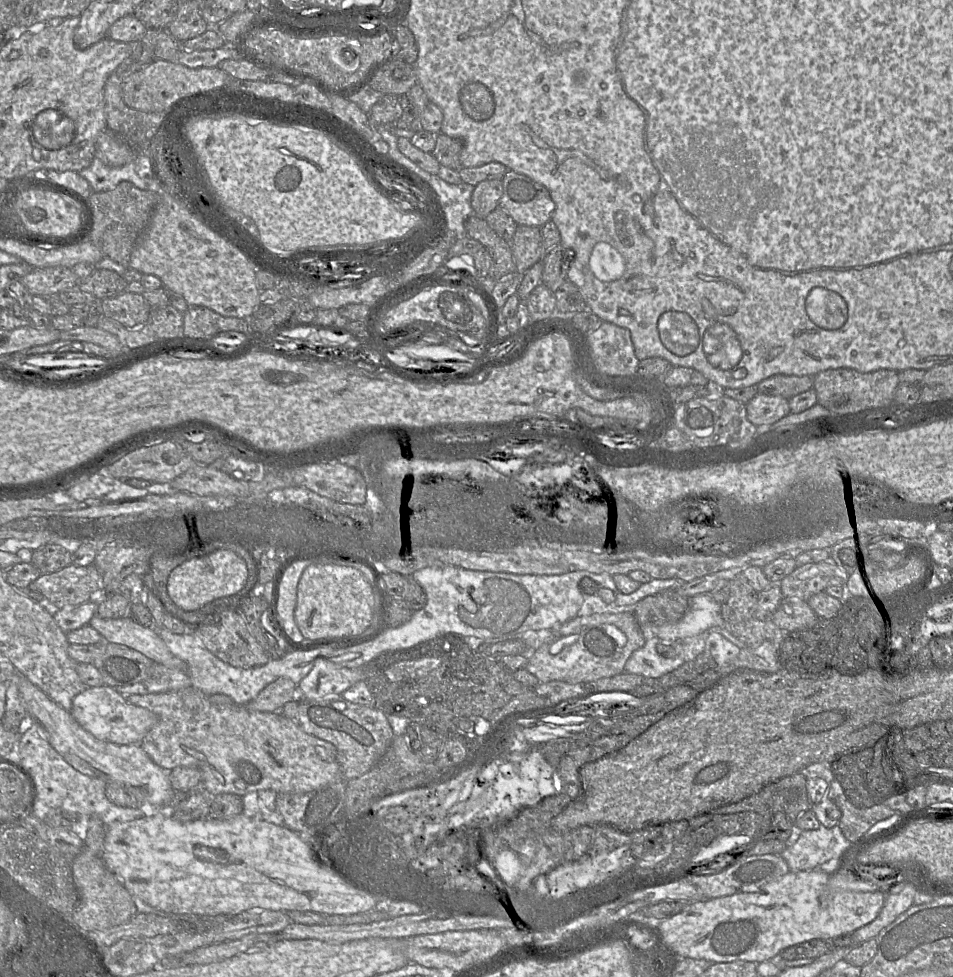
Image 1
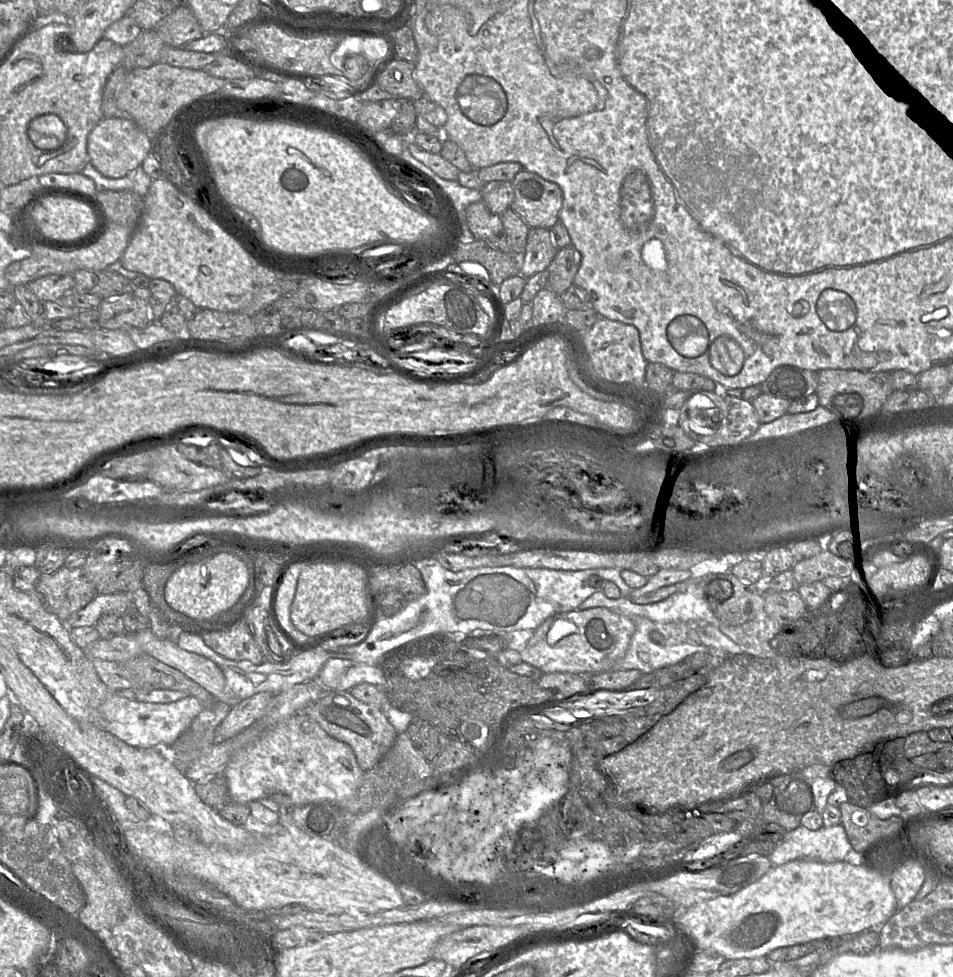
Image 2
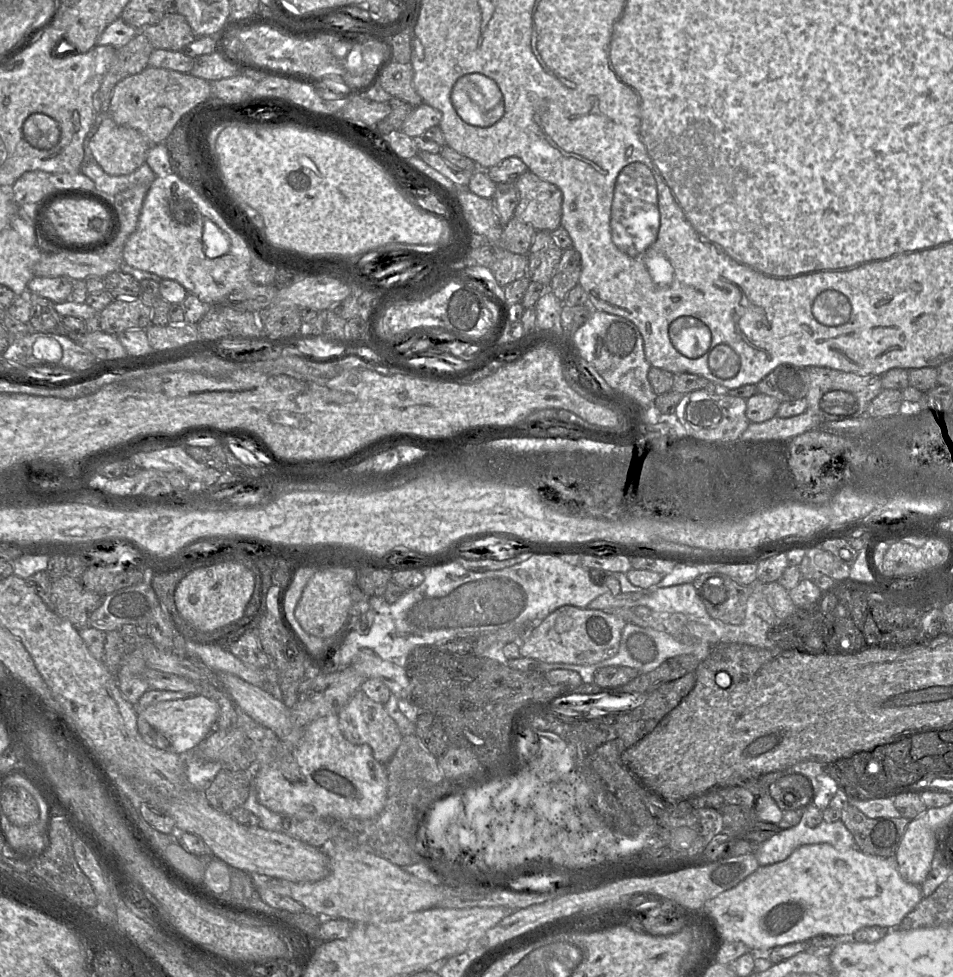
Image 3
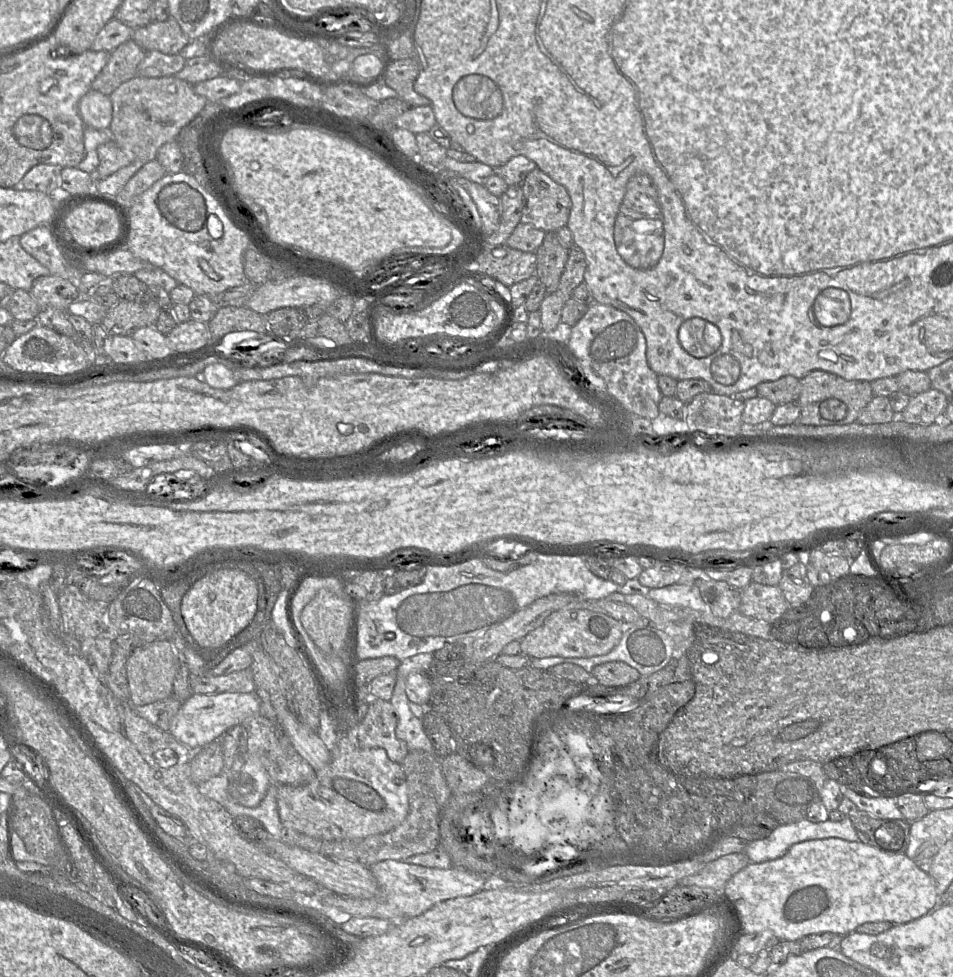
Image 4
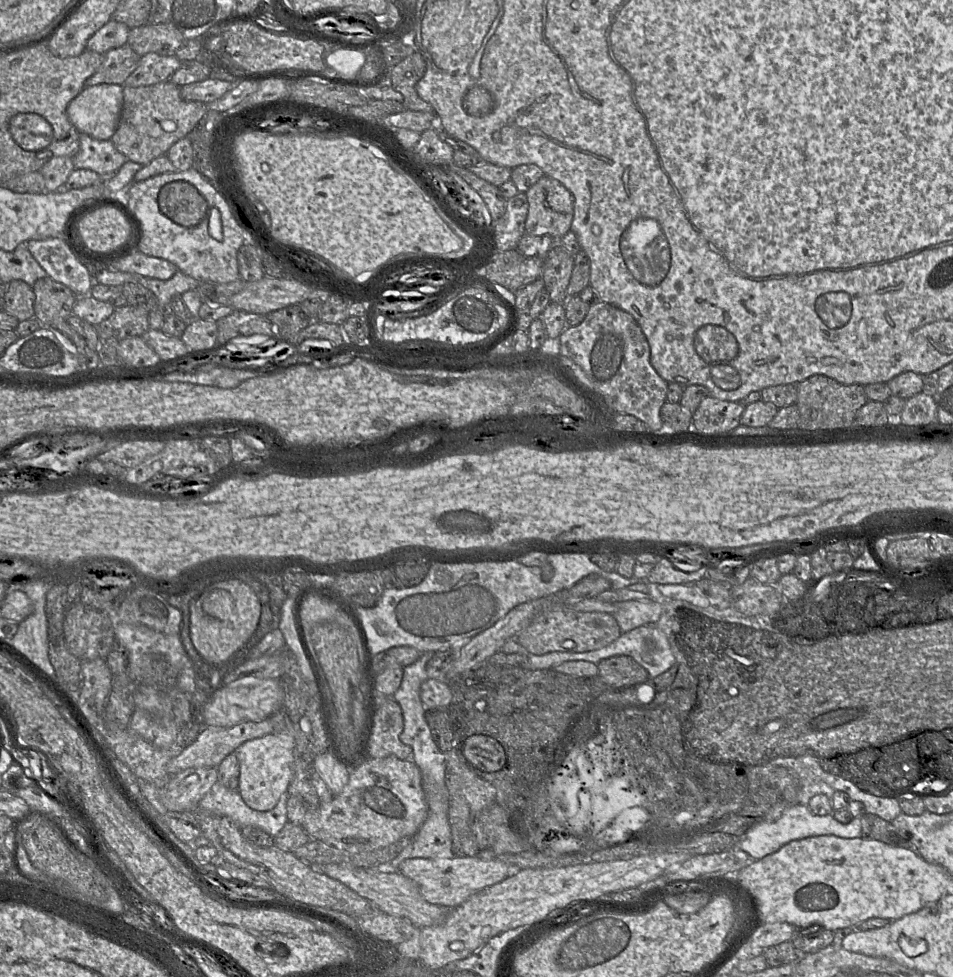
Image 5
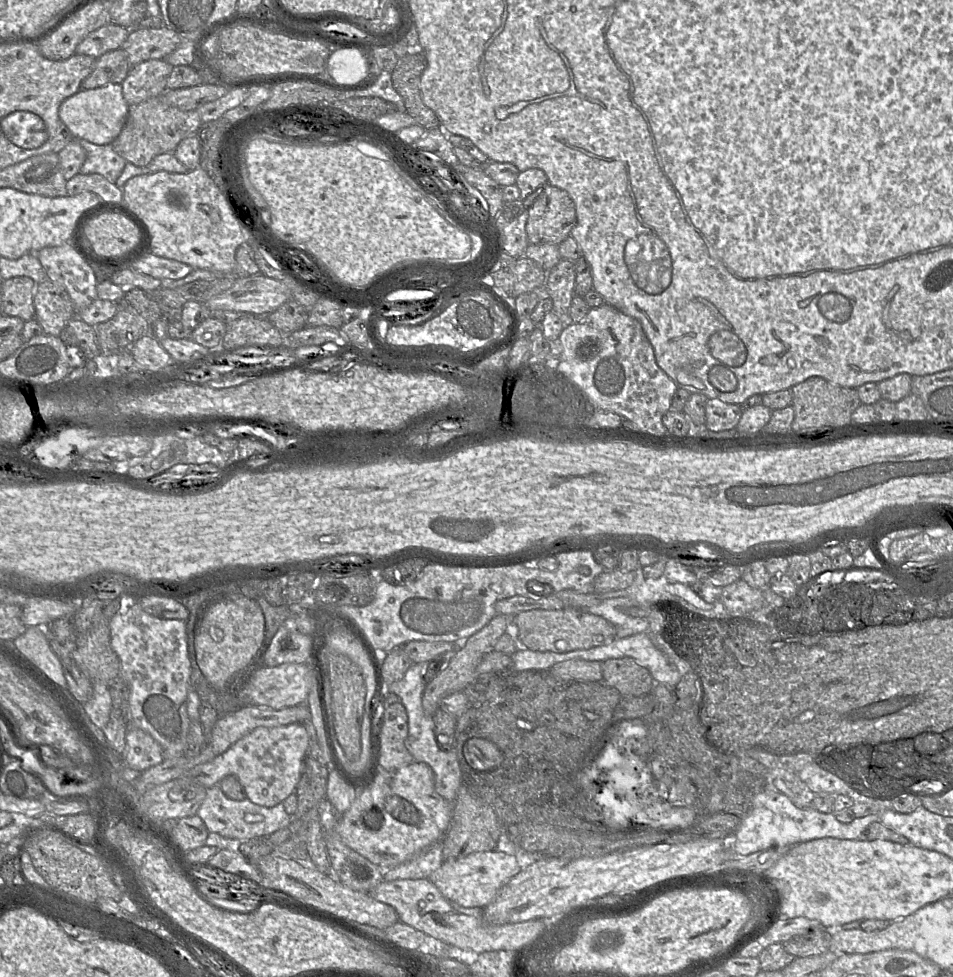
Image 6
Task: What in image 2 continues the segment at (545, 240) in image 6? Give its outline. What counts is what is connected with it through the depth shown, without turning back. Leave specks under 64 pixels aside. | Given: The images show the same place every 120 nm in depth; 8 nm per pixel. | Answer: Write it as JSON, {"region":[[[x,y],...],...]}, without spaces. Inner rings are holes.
{"region":[[[522,169],[511,181],[514,199],[510,209],[529,228],[551,229],[559,221],[562,191],[554,183]]]}

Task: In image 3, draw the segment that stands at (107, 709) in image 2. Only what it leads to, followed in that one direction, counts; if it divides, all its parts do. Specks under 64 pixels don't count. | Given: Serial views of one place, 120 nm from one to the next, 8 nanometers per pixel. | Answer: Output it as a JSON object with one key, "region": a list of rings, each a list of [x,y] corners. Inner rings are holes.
{"region":[[[202,695],[156,703],[137,712],[137,728],[148,744],[176,754],[195,749],[216,727],[219,706]]]}

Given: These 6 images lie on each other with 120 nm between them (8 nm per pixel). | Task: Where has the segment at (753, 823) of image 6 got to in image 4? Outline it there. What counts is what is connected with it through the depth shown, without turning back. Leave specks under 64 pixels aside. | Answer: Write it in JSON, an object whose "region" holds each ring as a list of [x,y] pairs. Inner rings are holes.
{"region":[[[847,817],[839,822],[828,819],[820,823],[805,818],[791,824],[780,824],[767,838],[750,842],[745,854],[750,862],[761,863],[782,857],[796,843],[827,838],[859,841],[851,820]]]}

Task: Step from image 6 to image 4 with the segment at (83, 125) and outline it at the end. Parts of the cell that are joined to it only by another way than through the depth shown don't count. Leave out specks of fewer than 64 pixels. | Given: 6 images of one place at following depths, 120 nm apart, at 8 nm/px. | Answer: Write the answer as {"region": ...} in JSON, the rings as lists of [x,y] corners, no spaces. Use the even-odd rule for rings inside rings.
{"region":[[[90,89],[80,99],[78,111],[86,127],[109,129],[113,114],[109,95]]]}

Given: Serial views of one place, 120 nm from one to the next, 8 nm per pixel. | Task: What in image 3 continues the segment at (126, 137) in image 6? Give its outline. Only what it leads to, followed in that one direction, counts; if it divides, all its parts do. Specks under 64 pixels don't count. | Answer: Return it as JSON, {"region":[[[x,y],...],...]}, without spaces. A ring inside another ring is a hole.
{"region":[[[147,67],[116,84],[106,115],[118,125],[137,130],[150,145],[155,145],[164,142],[183,115],[191,110],[193,114],[211,97],[211,83],[205,79],[190,73]]]}

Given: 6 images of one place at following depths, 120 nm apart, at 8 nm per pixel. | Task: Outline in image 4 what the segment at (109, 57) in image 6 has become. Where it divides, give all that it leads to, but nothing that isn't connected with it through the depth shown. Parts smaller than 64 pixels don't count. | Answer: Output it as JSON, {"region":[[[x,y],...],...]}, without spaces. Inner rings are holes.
{"region":[[[128,40],[110,52],[110,59],[91,84],[91,89],[111,95],[124,82],[136,76],[145,53],[134,40]]]}

